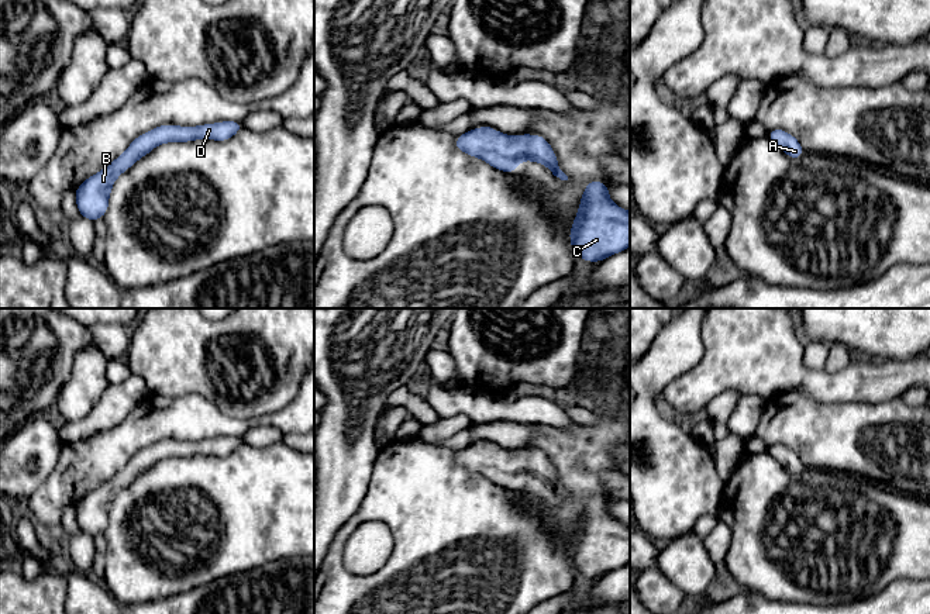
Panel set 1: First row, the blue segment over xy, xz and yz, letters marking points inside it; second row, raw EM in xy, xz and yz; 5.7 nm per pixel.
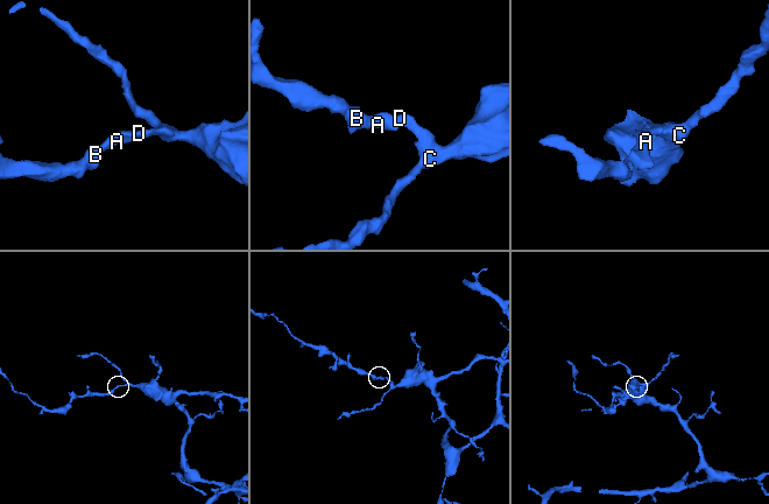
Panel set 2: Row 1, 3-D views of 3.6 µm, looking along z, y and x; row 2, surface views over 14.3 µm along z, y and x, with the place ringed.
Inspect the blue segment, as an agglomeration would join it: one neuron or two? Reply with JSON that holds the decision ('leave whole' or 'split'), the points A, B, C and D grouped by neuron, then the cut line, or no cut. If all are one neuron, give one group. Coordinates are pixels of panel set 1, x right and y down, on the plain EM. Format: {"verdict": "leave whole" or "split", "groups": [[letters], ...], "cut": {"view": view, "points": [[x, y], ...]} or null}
{"verdict": "leave whole", "groups": [["A", "B", "C", "D"]], "cut": null}

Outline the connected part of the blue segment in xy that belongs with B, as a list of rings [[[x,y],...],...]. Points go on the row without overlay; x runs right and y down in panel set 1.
[[[221,437],[197,442],[165,439],[137,452],[130,462],[107,483],[87,493],[75,507],[79,530],[90,537],[103,534],[116,494],[156,460],[166,458],[189,458],[194,455],[227,456],[241,444],[241,437]]]

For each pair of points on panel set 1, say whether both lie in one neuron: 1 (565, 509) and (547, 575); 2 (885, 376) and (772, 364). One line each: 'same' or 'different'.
1: different
2: same

